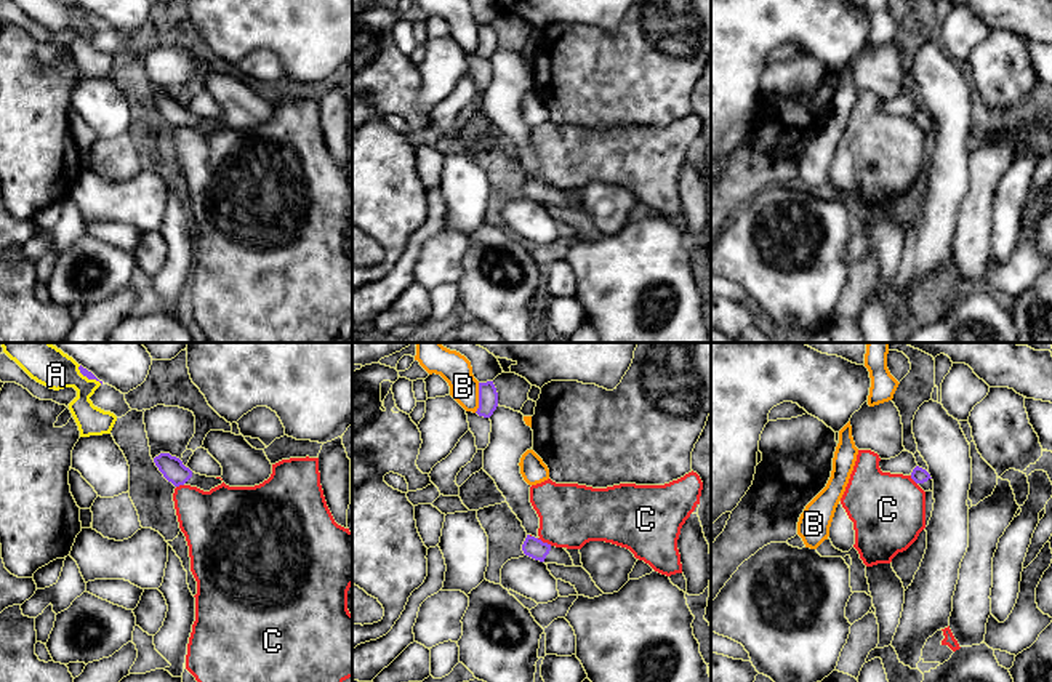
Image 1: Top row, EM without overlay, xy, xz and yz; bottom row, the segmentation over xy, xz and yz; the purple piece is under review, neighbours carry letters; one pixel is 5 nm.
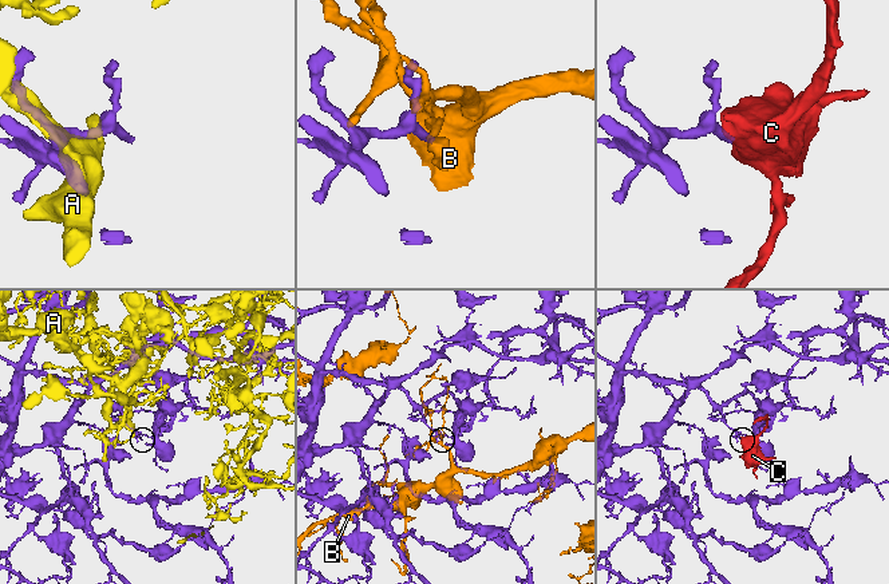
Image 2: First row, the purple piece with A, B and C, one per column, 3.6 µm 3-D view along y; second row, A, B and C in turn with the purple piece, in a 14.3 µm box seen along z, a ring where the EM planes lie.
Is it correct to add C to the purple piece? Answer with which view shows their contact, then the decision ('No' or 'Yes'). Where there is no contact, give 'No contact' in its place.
Touches purple in xz. No

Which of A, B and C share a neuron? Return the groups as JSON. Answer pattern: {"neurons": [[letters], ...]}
{"neurons": [["A"], ["B"], ["C"]]}

